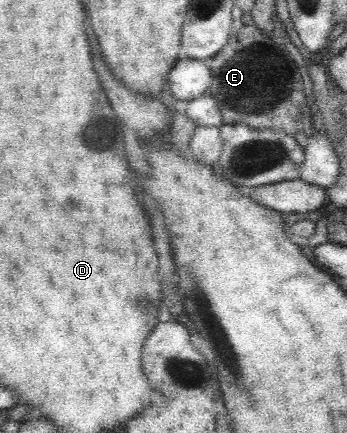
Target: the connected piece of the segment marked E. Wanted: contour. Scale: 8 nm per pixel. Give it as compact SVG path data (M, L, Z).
M242 24L238 30L232 31L226 46L207 61L212 72L212 82L207 93L218 101L224 123L282 130L292 136L302 131L300 111L307 99L302 90L300 70L290 62L292 58L288 52L278 46L278 42L272 42L268 36L264 36L256 25Z

